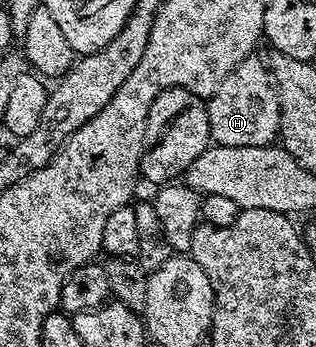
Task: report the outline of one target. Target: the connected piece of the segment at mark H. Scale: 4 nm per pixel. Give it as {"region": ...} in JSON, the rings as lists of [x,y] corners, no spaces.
{"region":[[[258,55],[243,59],[207,100],[211,139],[221,147],[274,145],[279,134],[279,99],[267,65]]]}

